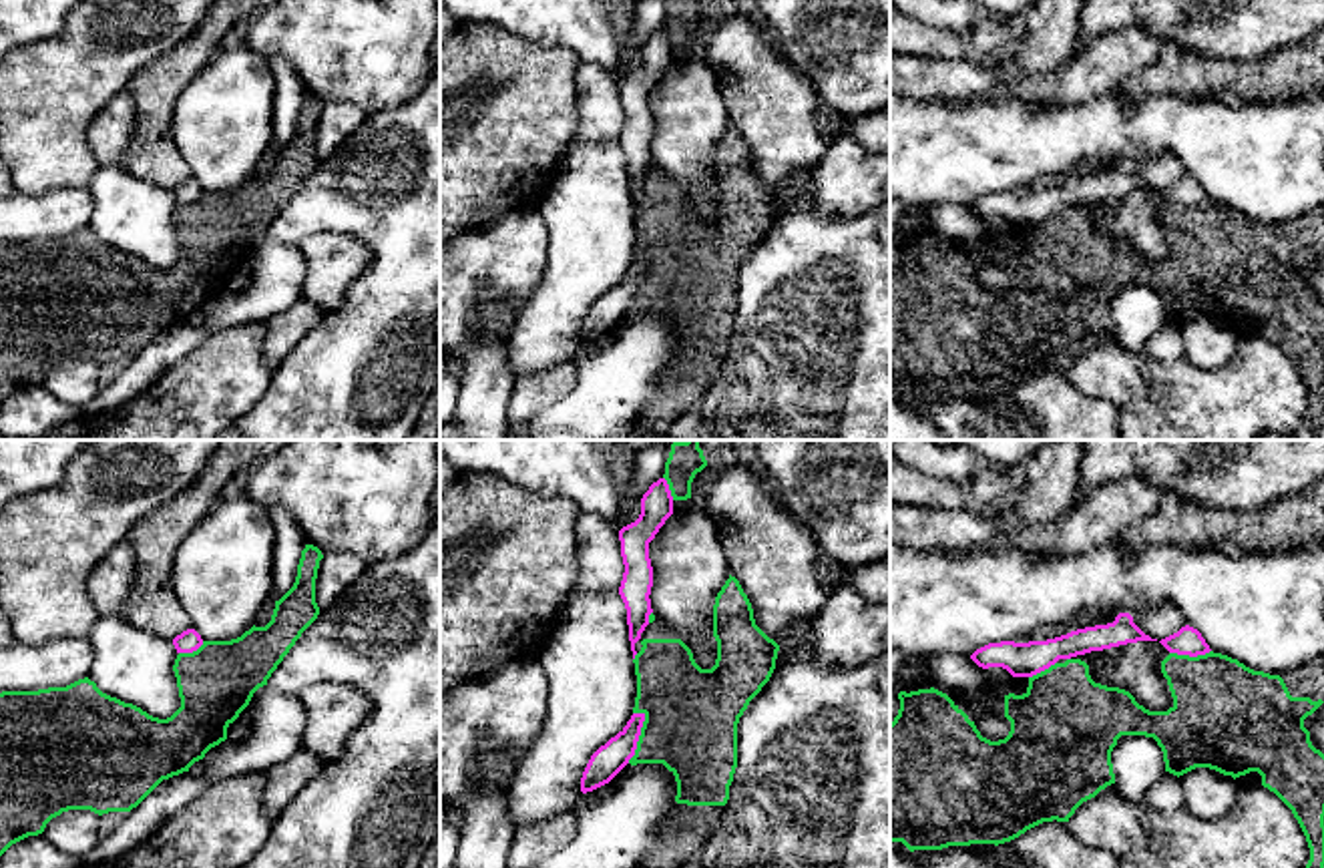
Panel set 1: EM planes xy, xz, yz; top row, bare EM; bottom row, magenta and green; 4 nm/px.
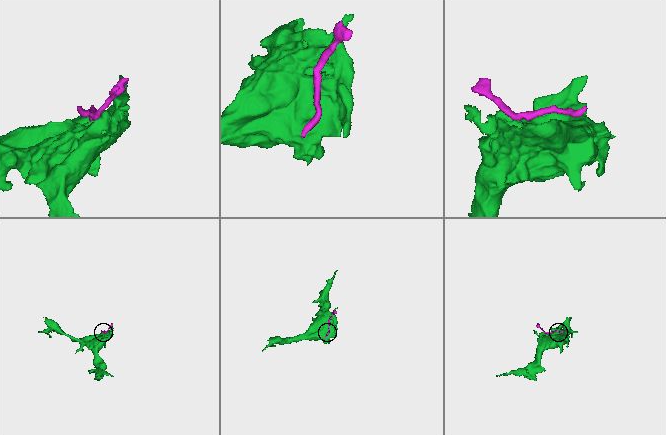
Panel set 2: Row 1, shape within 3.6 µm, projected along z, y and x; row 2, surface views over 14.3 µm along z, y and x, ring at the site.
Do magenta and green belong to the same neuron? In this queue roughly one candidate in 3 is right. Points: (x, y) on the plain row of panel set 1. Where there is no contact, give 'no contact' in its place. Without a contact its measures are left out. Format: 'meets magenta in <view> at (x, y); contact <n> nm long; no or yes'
meets magenta in xz at (637, 288); contact 220 nm long; no

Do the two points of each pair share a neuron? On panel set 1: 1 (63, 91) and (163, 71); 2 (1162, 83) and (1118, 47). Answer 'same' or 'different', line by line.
1: different
2: different

